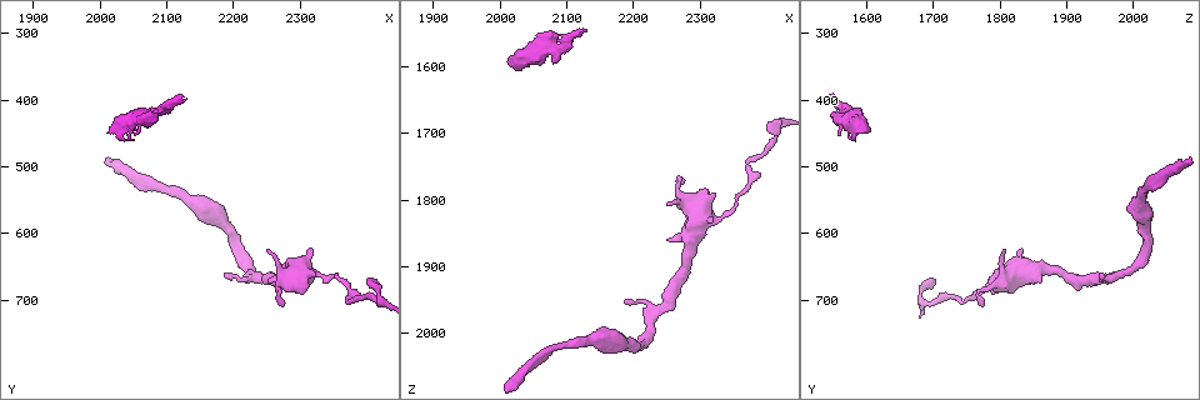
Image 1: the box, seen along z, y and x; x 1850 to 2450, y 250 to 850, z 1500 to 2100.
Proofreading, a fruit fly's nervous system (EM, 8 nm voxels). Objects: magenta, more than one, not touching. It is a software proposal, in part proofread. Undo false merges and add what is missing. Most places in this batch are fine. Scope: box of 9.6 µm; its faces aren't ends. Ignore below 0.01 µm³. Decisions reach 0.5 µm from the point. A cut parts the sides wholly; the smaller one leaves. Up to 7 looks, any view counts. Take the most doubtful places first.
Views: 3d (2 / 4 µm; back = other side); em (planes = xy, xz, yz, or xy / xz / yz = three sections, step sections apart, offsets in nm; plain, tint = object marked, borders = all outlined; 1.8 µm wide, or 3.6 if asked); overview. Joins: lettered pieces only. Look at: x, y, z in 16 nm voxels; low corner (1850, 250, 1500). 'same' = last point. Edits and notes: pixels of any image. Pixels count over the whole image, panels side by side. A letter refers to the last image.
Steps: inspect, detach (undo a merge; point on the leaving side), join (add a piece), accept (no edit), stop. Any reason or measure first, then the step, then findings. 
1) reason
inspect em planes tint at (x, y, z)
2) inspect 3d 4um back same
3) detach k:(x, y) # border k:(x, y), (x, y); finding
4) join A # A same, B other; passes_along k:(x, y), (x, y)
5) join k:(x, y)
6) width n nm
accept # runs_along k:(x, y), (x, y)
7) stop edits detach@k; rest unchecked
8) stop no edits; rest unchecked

free end
inspect em planes borders at (2125, 400, 1545)

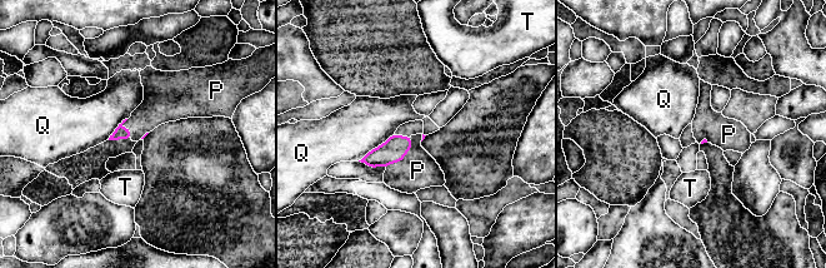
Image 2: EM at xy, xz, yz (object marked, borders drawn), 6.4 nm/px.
join P # P same, Q other, T other; passes_along 2:(393, 150), (403, 157), (417, 170); it goes on there

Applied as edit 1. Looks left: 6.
redraw
inspect overview

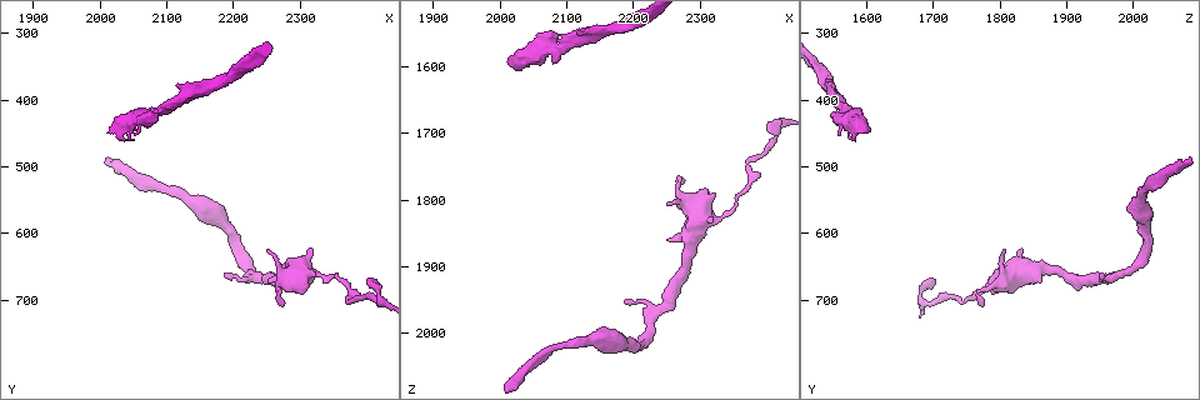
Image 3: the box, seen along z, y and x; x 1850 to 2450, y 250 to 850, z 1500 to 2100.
an open end
inspect 3d 4um at (2405, 670, 1700)

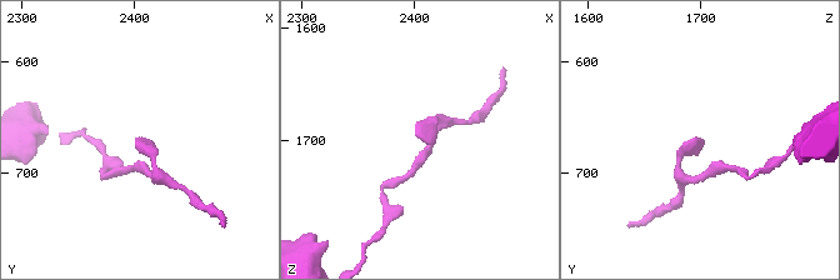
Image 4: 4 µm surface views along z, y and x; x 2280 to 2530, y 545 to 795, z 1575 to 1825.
inspect em planes borders at (2404, 672, 1702)

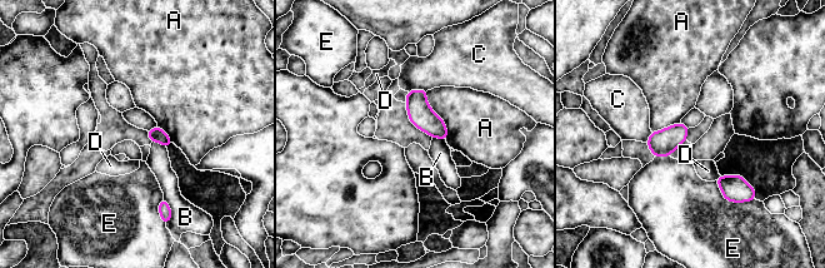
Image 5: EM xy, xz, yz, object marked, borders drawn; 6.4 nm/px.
width 90 nm
accept # A other, B other, C other, D other, E other; none of them fits

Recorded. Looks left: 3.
tapers out
inspect 3d 4um at (2245, 630, 1805)

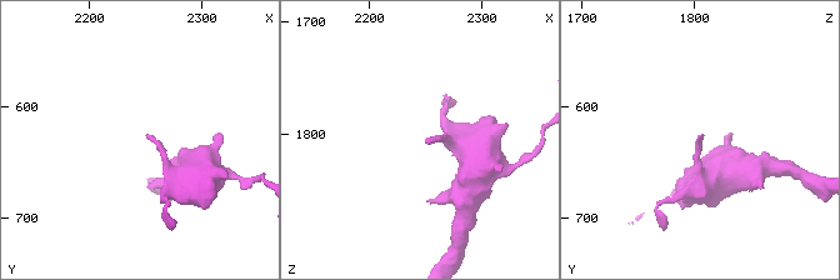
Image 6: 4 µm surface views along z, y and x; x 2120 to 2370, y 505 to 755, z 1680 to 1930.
shape alone is not enough
inspect em yz step 4 tint at (2250, 626, 1808)

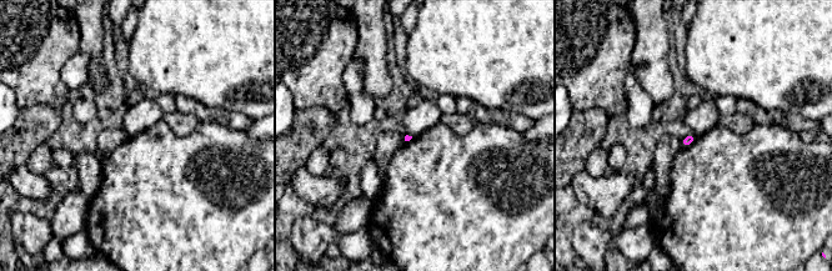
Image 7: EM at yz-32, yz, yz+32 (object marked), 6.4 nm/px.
inspect em xz step 4 borders same

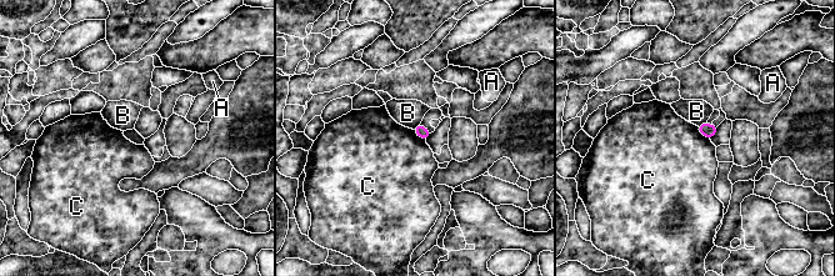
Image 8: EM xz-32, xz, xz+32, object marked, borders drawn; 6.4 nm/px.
accept # A other, B other, C other; no lettered piece goes on from it

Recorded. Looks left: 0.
stop edits join@2; rest unchecked

